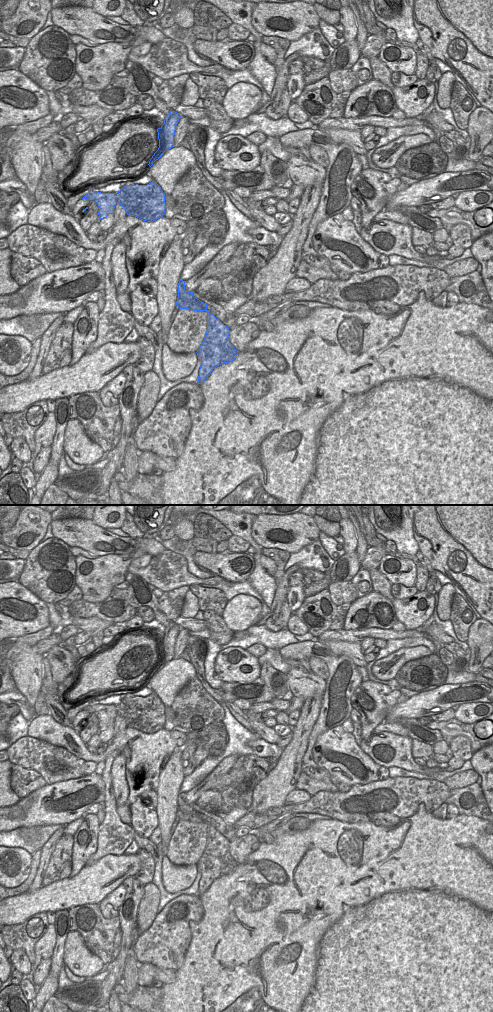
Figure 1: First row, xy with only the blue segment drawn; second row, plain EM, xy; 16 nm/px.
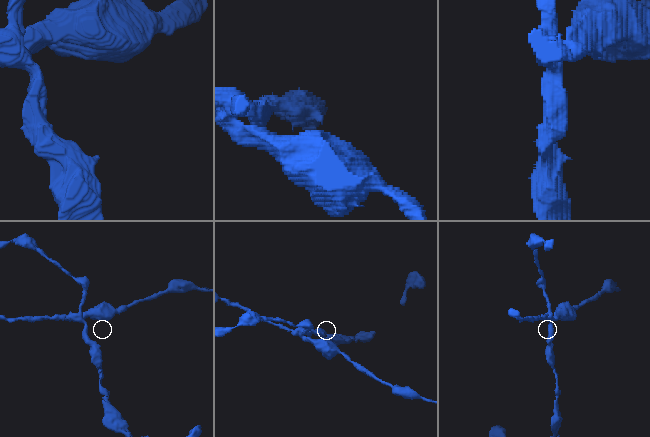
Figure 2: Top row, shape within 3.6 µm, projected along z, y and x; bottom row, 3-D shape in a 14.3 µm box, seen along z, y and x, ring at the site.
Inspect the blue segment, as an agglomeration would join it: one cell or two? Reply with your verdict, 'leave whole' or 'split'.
split

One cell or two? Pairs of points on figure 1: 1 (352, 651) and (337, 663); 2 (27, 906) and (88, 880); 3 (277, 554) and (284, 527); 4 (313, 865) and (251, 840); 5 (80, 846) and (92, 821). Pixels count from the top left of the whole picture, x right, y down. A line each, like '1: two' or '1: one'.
1: two
2: one
3: two
4: two
5: one

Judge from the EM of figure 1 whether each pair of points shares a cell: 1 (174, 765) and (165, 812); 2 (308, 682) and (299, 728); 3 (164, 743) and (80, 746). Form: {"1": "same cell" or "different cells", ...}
{"1": "same cell", "2": "different cells", "3": "same cell"}

